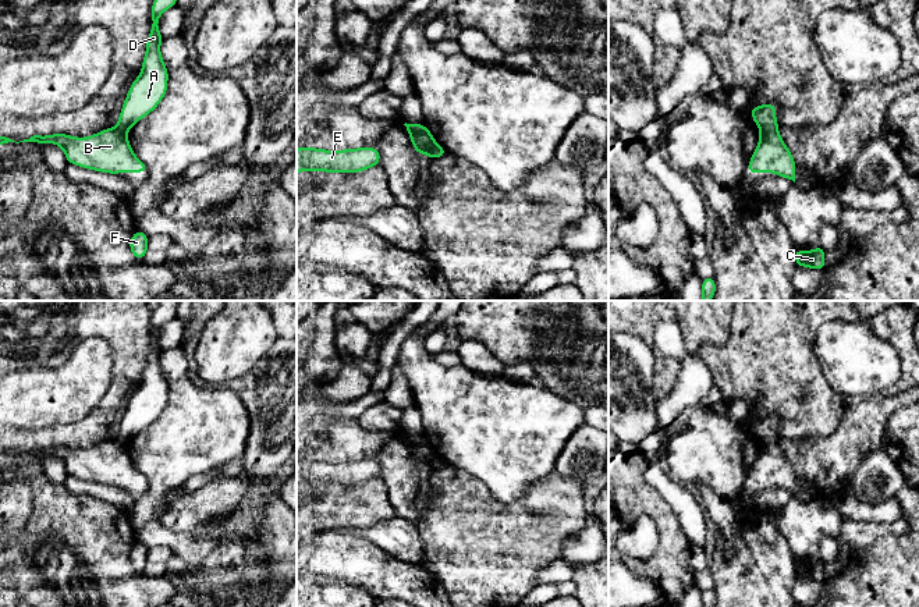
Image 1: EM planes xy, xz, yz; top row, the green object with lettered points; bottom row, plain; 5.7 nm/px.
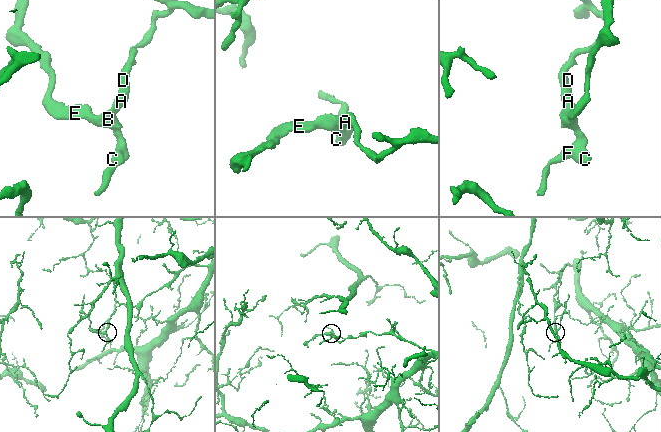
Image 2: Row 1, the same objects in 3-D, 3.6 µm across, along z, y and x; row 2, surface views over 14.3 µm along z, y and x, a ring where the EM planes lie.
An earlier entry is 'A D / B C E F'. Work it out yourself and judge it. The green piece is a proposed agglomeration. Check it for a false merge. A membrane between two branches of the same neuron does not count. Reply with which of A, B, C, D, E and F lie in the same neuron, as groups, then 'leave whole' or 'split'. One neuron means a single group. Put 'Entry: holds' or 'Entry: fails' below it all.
A D / B C E F | split
Entry: holds

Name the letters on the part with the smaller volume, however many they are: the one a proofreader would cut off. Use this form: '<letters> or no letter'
B, C, E, F

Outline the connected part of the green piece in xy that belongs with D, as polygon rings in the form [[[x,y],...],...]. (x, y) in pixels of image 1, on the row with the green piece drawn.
[[[153,0],[152,3],[152,29],[146,42],[142,70],[128,89],[117,123],[117,127],[124,132],[128,132],[136,121],[153,111],[167,92],[168,72],[160,54],[163,36],[157,26],[162,13],[174,4],[177,0]]]

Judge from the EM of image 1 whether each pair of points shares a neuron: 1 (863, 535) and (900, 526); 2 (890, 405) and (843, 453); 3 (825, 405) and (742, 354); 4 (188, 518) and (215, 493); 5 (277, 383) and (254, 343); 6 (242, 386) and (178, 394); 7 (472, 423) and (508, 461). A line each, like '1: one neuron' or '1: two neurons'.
1: one neuron
2: one neuron
3: one neuron
4: one neuron
5: two neurons
6: two neurons
7: one neuron

